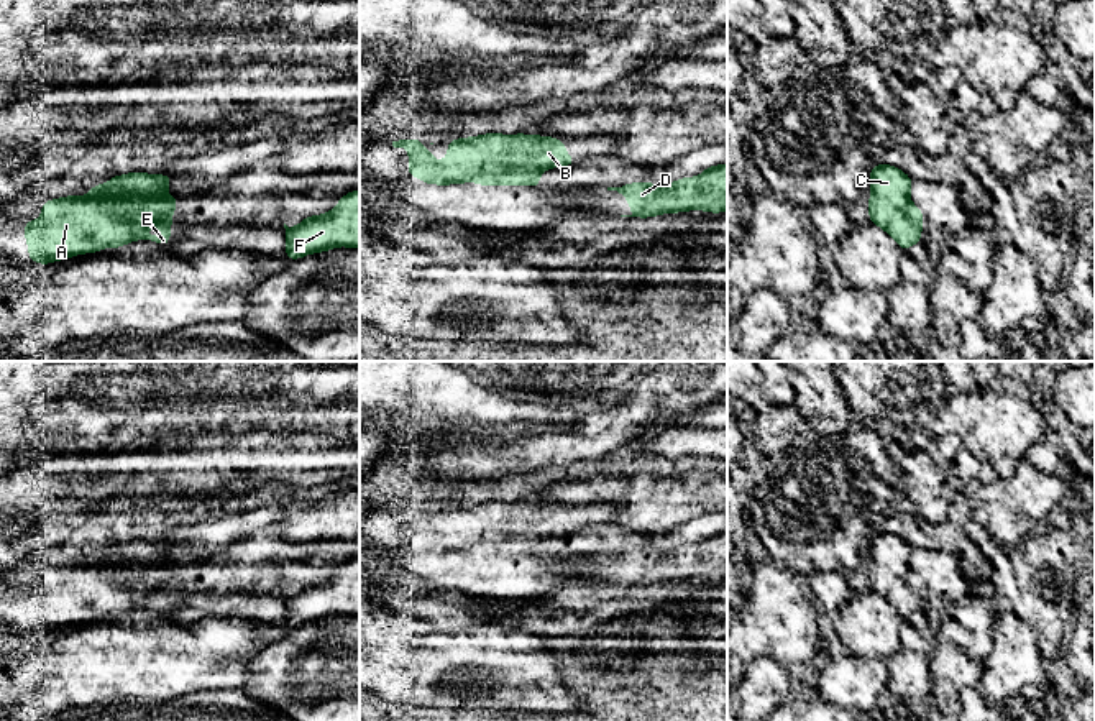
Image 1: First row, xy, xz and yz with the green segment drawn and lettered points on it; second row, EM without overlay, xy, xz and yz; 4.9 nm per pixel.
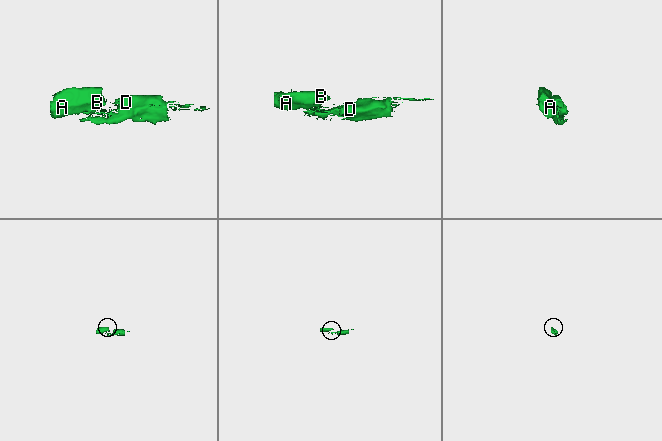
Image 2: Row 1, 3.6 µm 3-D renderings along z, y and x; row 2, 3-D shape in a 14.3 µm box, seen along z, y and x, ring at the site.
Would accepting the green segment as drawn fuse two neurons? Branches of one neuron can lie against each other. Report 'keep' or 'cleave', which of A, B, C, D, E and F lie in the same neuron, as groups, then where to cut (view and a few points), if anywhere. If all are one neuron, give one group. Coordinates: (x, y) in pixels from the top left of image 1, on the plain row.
cleave | A B C / D E F | xy (176, 567), (138, 572), (114, 580)

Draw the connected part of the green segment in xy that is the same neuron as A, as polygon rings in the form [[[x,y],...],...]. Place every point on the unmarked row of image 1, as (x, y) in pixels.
[[[128,540],[87,557],[90,563],[44,570],[41,586],[25,591],[30,627],[49,632],[131,611],[135,598],[115,578],[176,568],[166,560],[171,550],[166,542]]]

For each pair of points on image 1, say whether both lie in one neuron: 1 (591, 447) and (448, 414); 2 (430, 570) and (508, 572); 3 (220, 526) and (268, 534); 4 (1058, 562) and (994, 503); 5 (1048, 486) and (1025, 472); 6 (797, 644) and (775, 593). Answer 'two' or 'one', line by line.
1: two
2: one
3: two
4: two
5: one
6: one

